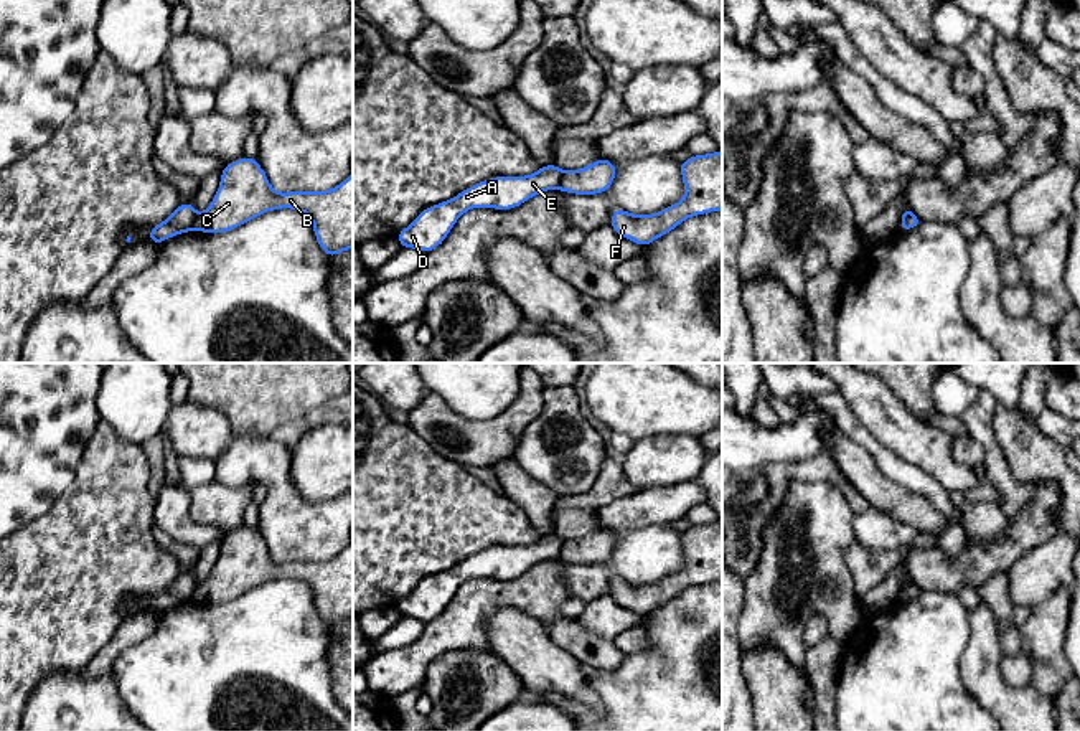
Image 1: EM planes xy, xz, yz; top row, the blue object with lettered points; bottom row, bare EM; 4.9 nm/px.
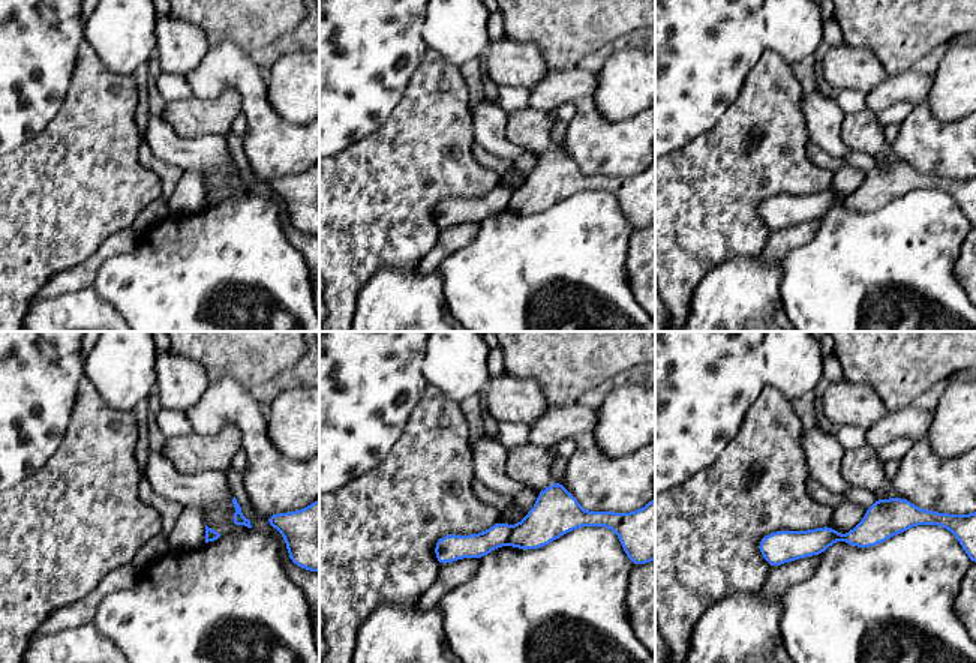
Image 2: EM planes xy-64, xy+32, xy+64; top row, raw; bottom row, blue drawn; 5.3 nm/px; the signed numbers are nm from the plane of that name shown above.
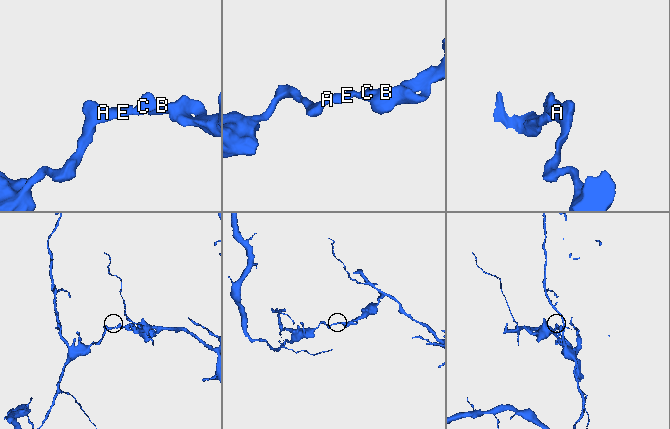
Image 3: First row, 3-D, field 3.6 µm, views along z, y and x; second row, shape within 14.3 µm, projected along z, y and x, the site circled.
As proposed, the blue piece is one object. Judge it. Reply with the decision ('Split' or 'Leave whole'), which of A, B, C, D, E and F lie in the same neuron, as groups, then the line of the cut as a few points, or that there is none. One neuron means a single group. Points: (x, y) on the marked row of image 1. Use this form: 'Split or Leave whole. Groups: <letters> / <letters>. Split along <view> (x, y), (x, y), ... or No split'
Split. Groups: A D E / B C F. Split along xy (197, 215), (190, 230)

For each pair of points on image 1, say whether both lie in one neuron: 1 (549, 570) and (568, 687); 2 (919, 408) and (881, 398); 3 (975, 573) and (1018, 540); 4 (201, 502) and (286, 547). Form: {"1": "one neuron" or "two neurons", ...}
{"1": "two neurons", "2": "two neurons", "3": "one neuron", "4": "two neurons"}

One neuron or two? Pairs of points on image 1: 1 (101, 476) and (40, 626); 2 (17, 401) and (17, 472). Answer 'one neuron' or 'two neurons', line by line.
1: one neuron
2: one neuron

